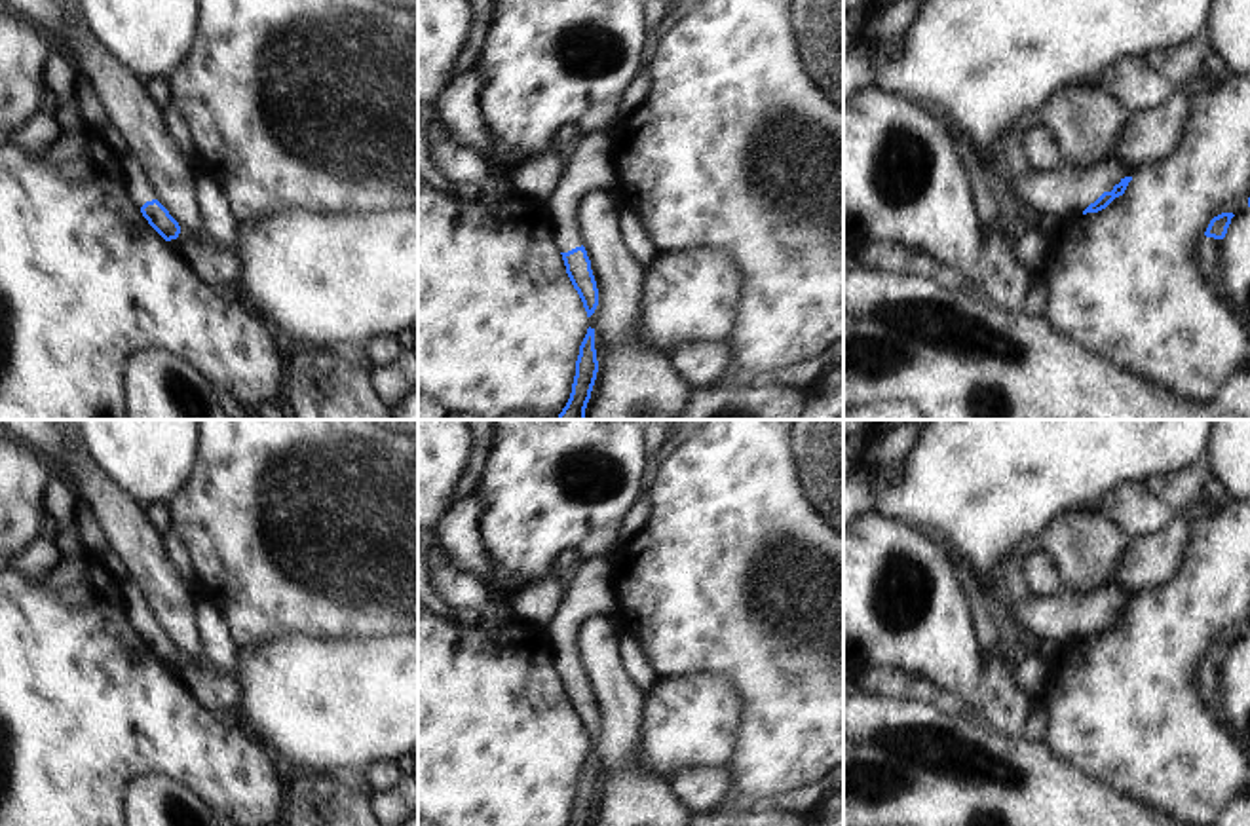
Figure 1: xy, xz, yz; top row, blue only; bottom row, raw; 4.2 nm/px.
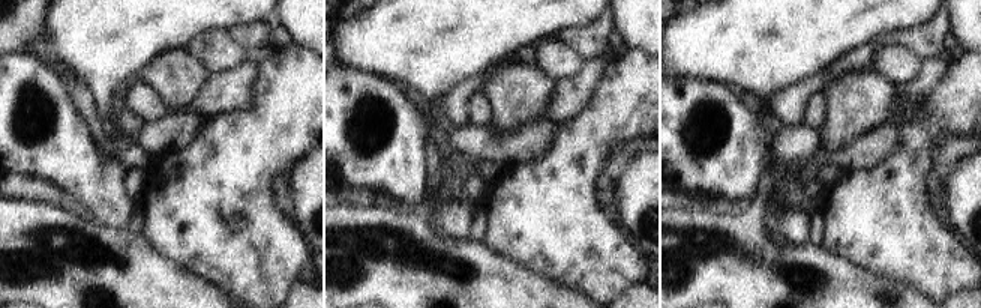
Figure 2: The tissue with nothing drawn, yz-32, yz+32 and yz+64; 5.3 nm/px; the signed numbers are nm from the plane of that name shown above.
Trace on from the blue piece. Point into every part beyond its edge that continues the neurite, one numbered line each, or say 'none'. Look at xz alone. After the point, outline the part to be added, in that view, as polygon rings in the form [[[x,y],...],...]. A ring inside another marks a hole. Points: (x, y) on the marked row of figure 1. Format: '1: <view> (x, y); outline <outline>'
1: xz (589, 168); outline [[[606,133],[579,135],[555,190],[543,203],[553,220],[553,239],[559,253],[581,247],[576,218],[581,197],[593,190],[610,190],[614,182],[612,137]]]

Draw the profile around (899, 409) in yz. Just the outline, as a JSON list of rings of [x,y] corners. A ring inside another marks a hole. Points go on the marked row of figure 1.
[[[908,401],[843,408],[843,420],[923,420],[921,412]]]

